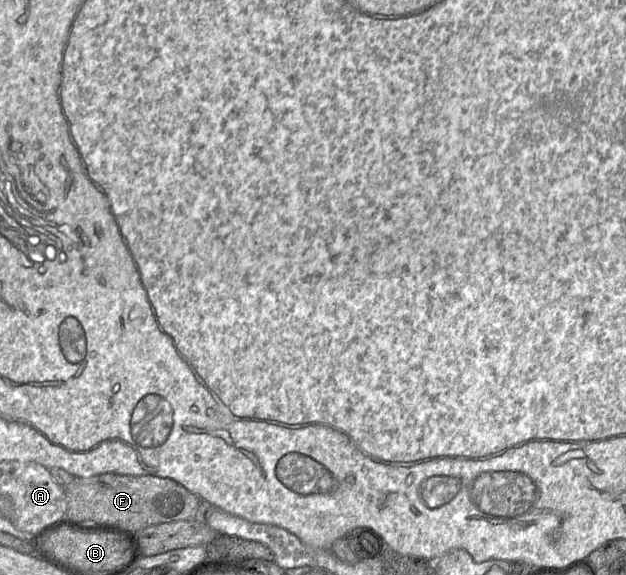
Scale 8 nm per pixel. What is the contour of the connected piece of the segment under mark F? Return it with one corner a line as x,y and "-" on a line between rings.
104,473
91,477
74,477
70,484
62,487
67,500
66,517
75,520
110,524
126,529
129,532
140,532
147,527
162,523
193,520
200,502
199,497
176,481
150,475
130,476

